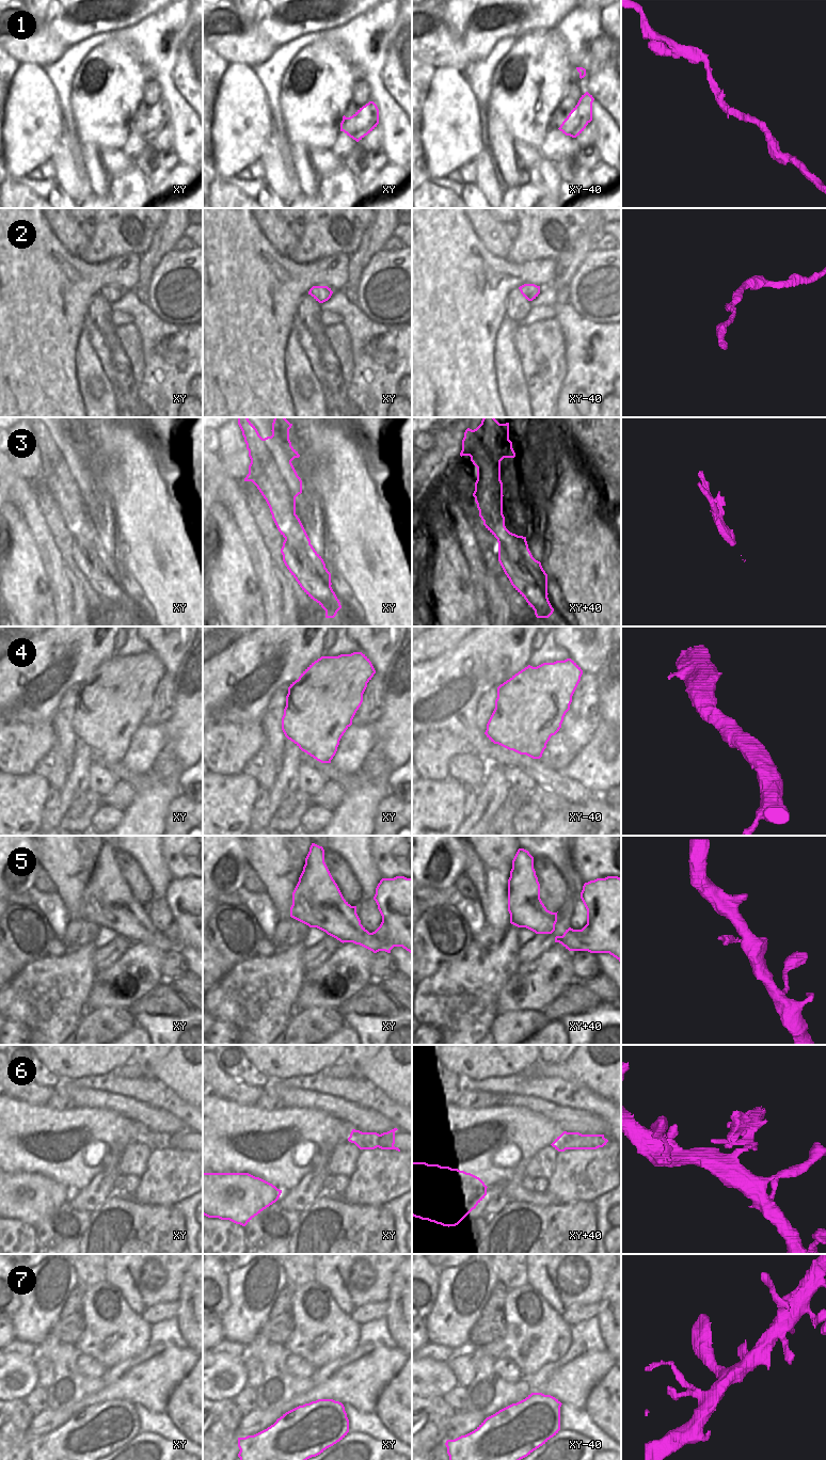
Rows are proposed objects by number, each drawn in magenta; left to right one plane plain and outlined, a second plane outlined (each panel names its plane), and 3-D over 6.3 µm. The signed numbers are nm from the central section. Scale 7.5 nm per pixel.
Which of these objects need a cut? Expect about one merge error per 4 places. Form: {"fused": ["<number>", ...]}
{"fused": ["3", "6"]}

